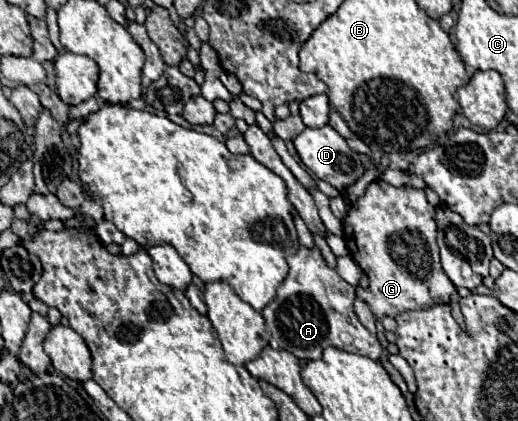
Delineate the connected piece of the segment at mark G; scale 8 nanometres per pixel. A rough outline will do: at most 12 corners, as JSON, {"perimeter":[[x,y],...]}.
{"perimeter":[[368,186],[344,242],[376,318],[446,304],[424,190]]}

